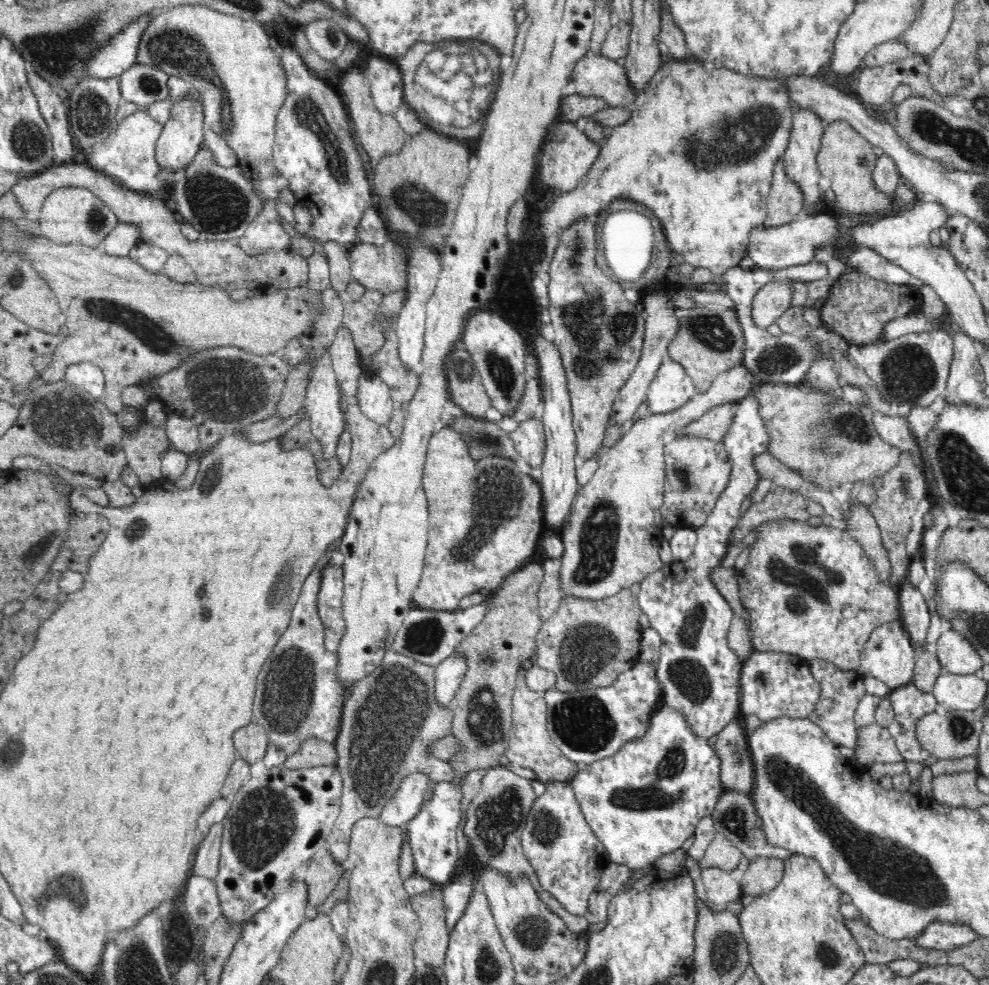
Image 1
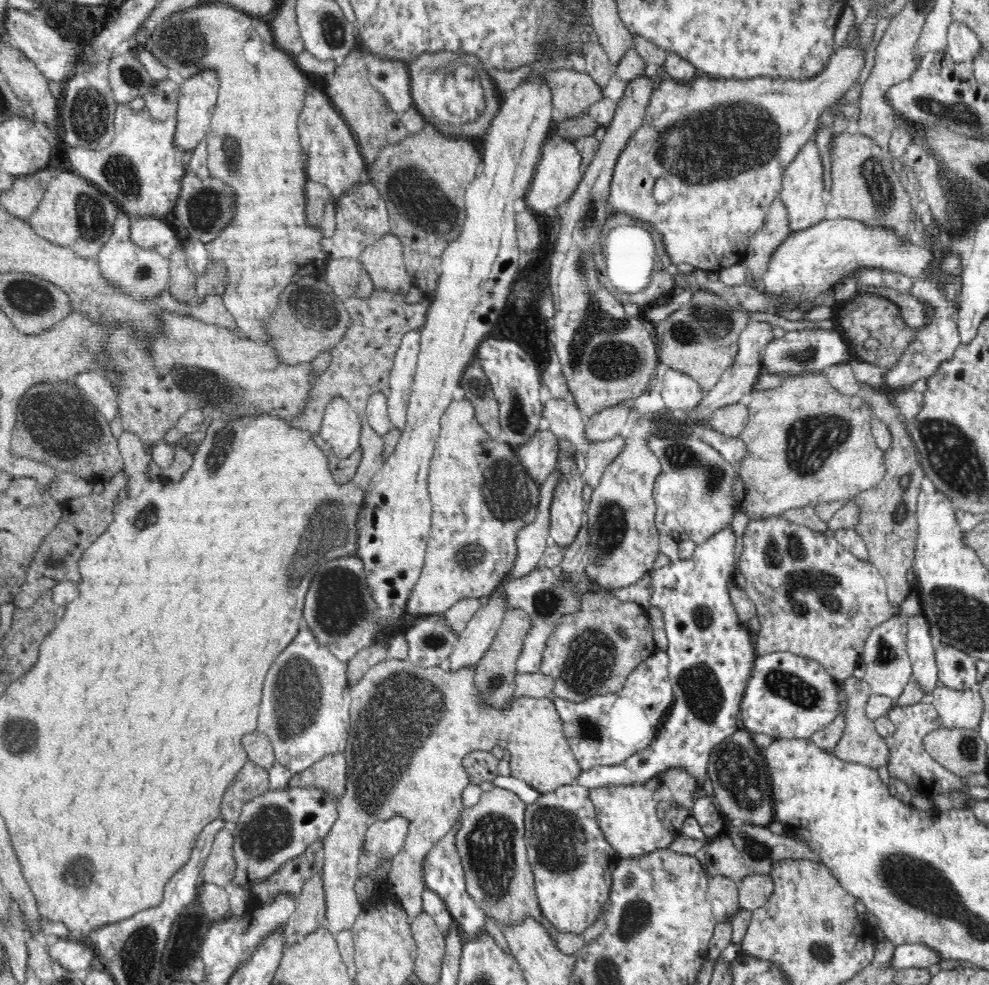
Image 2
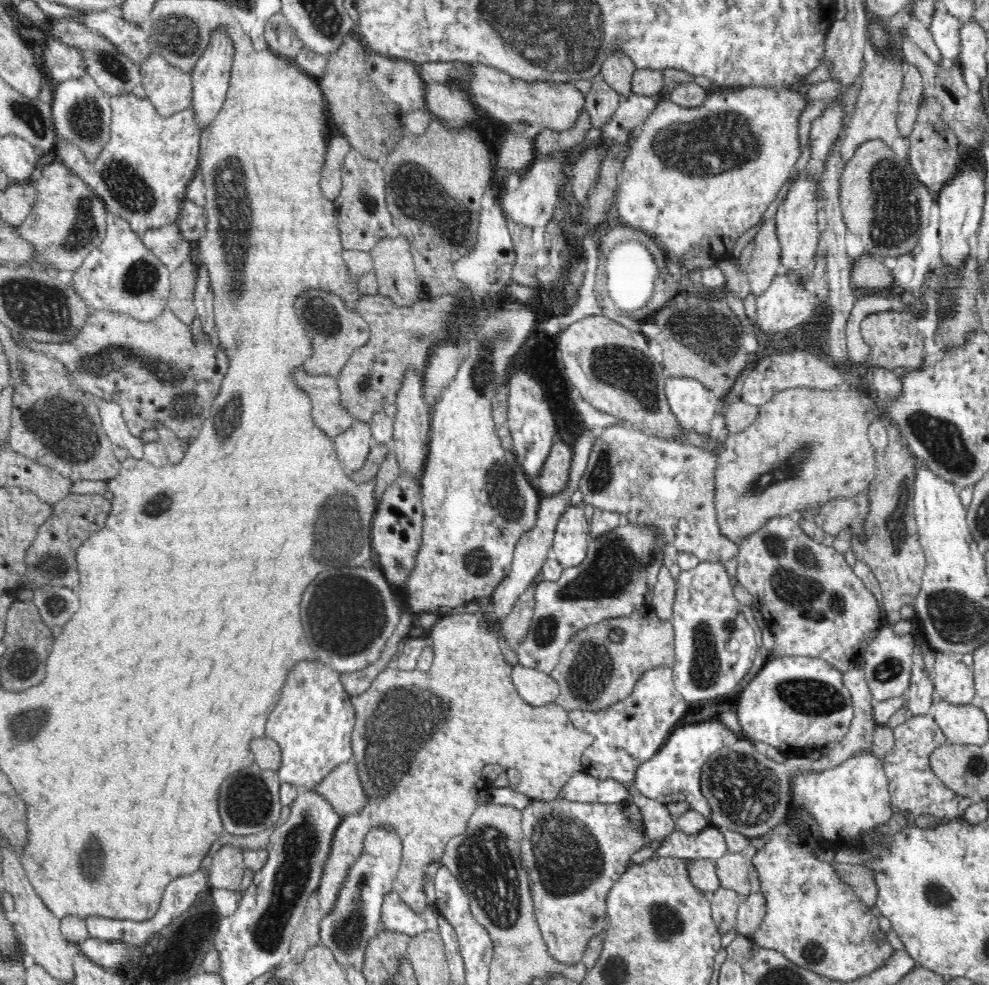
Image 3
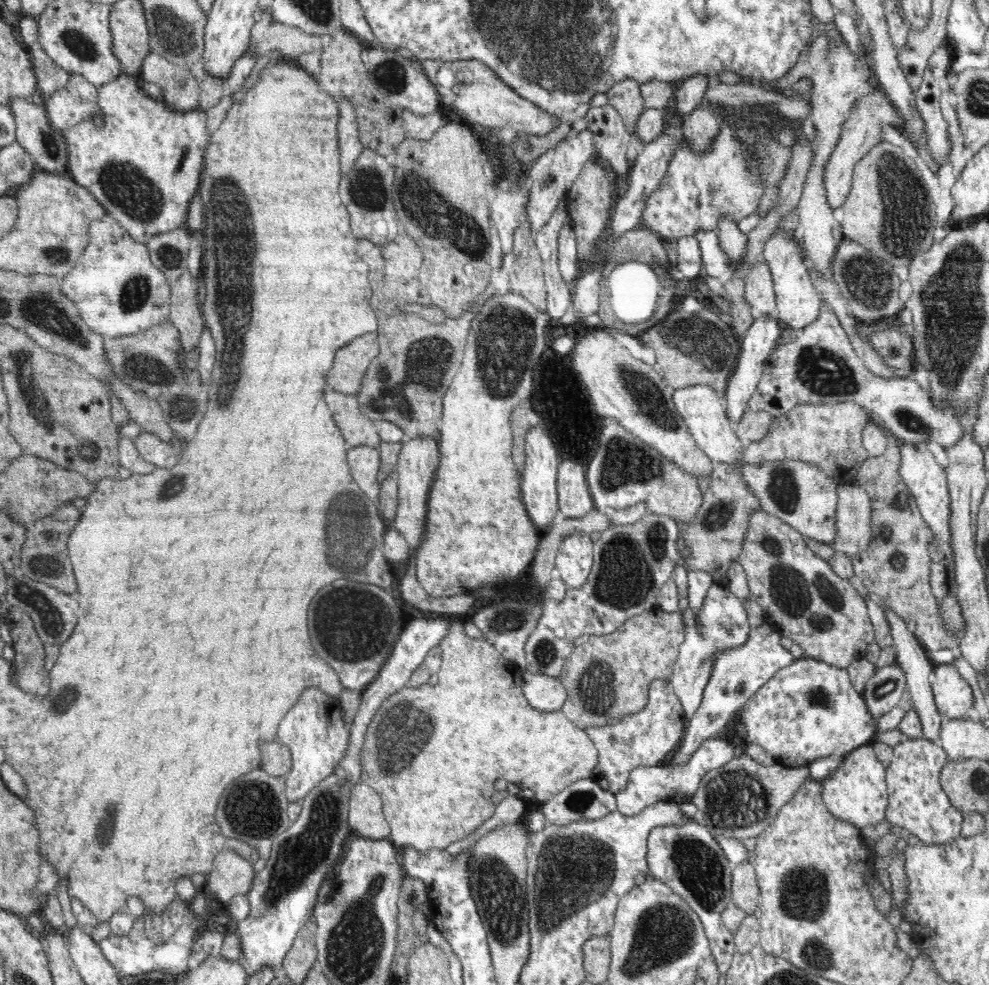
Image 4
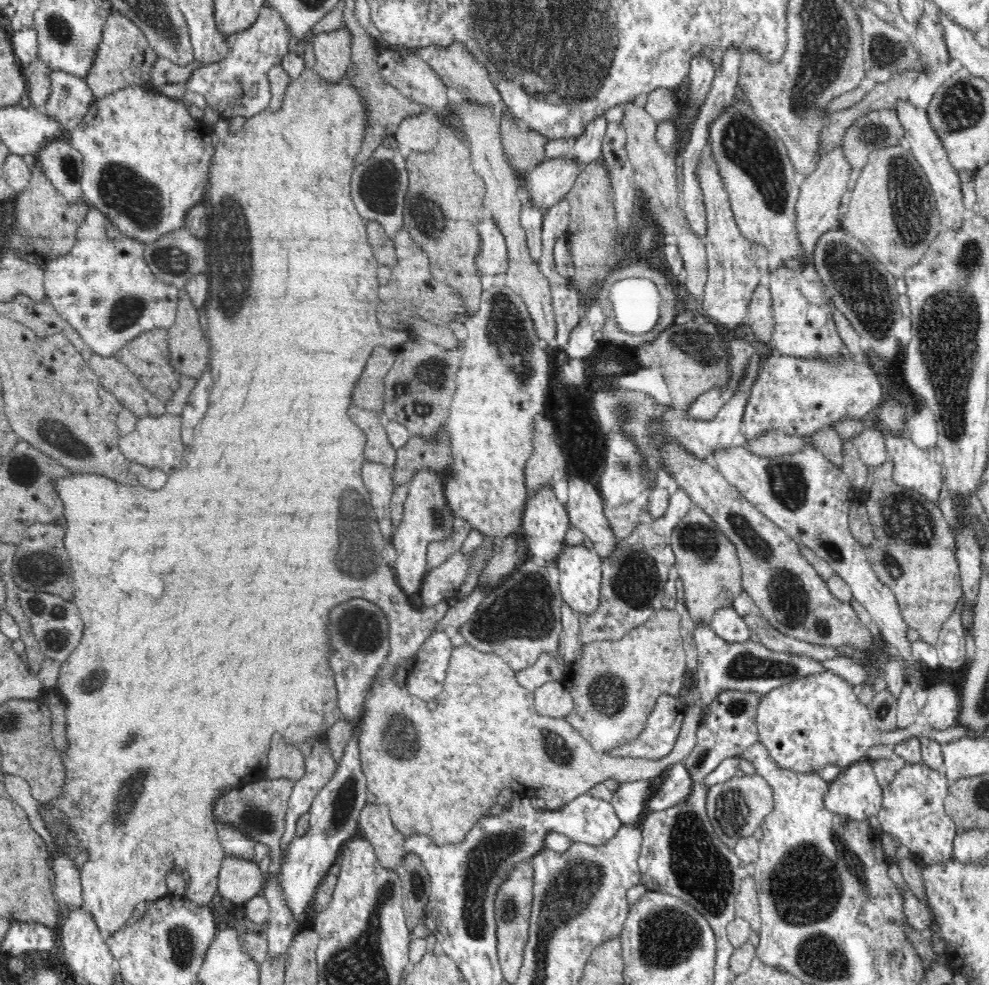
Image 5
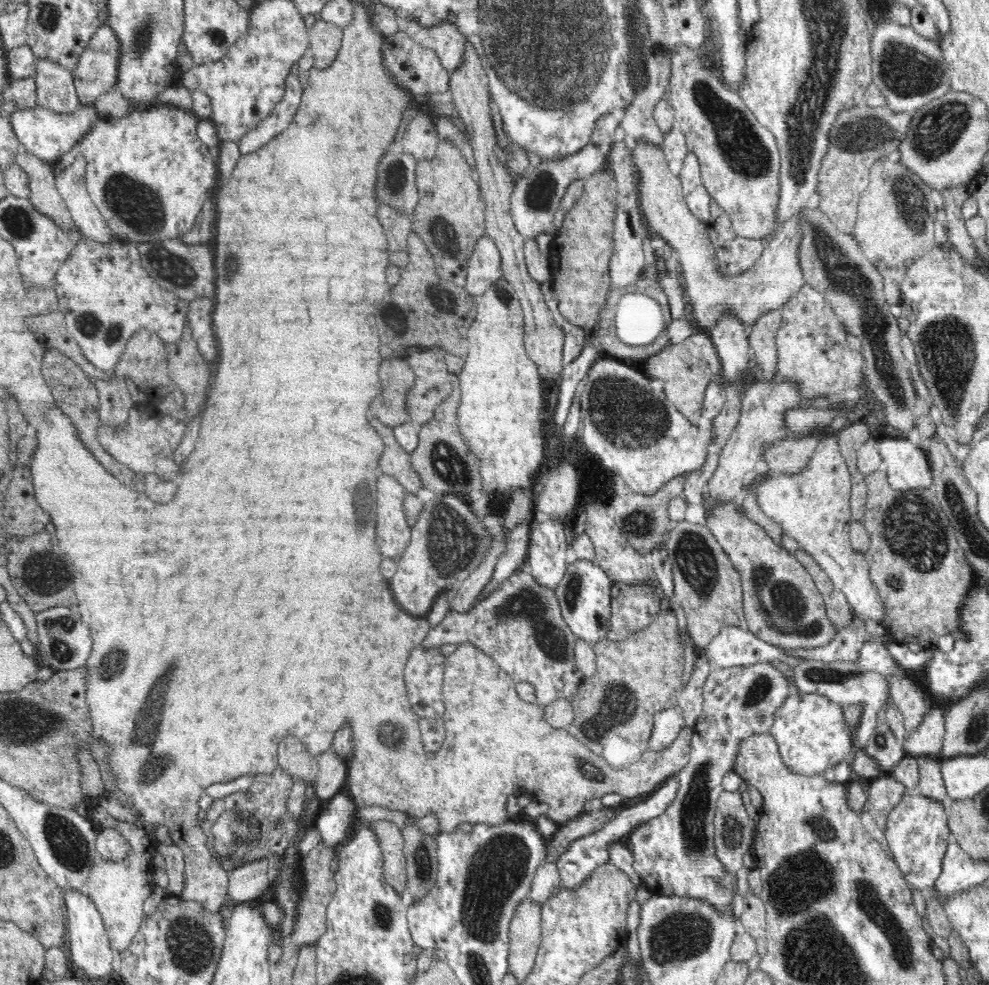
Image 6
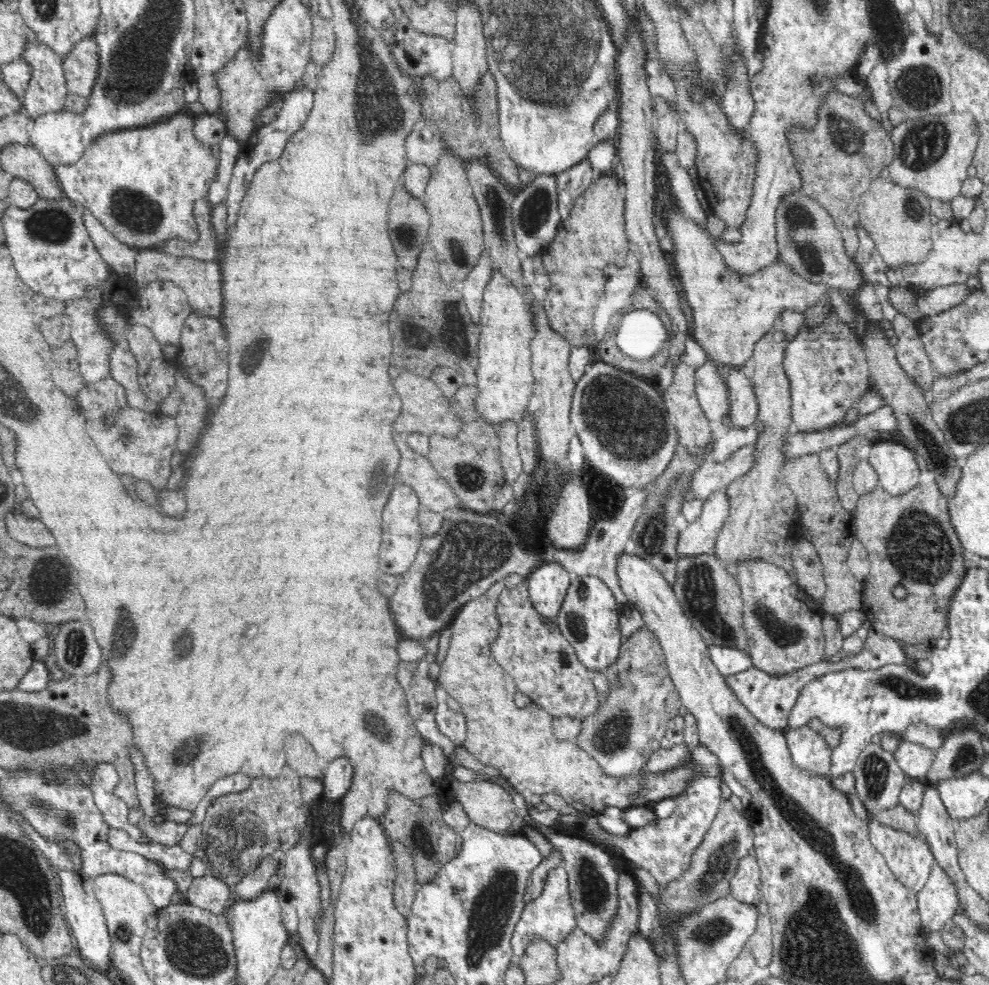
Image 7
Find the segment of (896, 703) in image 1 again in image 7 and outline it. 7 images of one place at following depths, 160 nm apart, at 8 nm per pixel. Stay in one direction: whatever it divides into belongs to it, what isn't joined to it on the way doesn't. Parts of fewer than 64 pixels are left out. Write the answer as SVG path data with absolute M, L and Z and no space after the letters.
M872 820L868 825L871 843L876 847L879 854L884 857L890 871L905 888L917 894L928 883L932 864L935 864L935 860L928 843L923 839L923 834L915 827L910 826L910 829L910 831L906 831L888 826L879 827L875 820Z

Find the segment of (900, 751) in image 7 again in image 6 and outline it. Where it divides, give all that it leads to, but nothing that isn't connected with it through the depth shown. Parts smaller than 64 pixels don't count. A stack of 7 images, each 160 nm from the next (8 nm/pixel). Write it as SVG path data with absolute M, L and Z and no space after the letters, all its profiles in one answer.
M930 701L930 710L924 714L924 720L920 720L918 728L909 733L907 740L902 743L906 755L914 758L922 758L922 756L939 758L945 733L946 711L942 709L944 705Z

